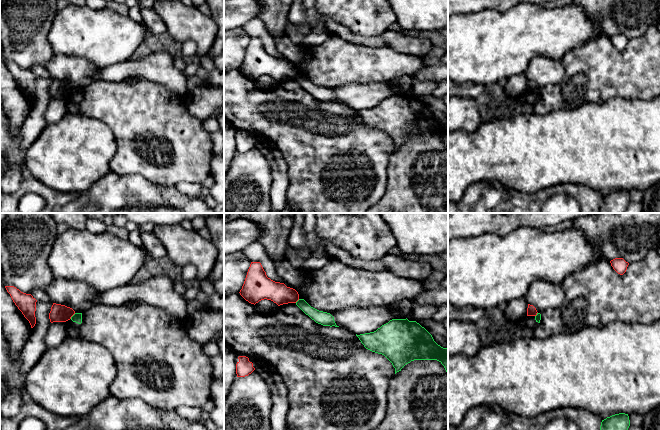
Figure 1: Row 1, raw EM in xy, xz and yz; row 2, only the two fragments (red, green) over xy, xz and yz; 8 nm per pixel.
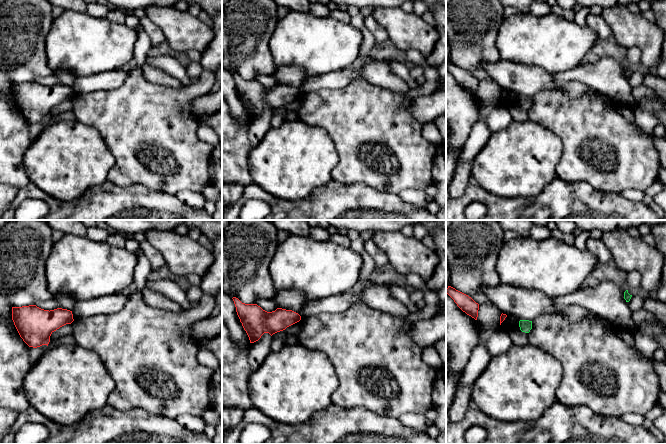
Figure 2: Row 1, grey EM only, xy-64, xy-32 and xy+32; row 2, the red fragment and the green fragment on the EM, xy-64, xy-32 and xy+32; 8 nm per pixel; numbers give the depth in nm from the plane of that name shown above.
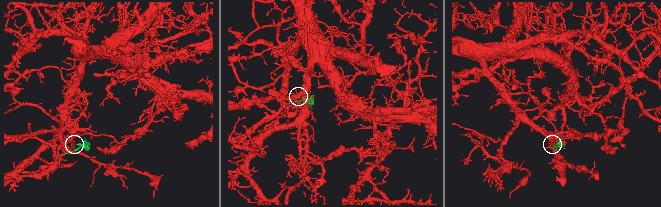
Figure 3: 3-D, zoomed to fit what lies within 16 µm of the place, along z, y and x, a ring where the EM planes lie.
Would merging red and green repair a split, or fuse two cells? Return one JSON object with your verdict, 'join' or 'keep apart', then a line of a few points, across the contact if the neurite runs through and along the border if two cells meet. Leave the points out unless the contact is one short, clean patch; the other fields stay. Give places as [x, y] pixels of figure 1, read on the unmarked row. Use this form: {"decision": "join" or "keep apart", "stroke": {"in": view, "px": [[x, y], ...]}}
{"decision": "keep apart", "stroke": {"in": "xy", "px": [[75, 89], [70, 94]]}}

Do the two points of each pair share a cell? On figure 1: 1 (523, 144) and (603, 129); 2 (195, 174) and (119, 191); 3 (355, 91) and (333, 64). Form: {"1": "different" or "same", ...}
{"1": "same", "2": "different", "3": "different"}

